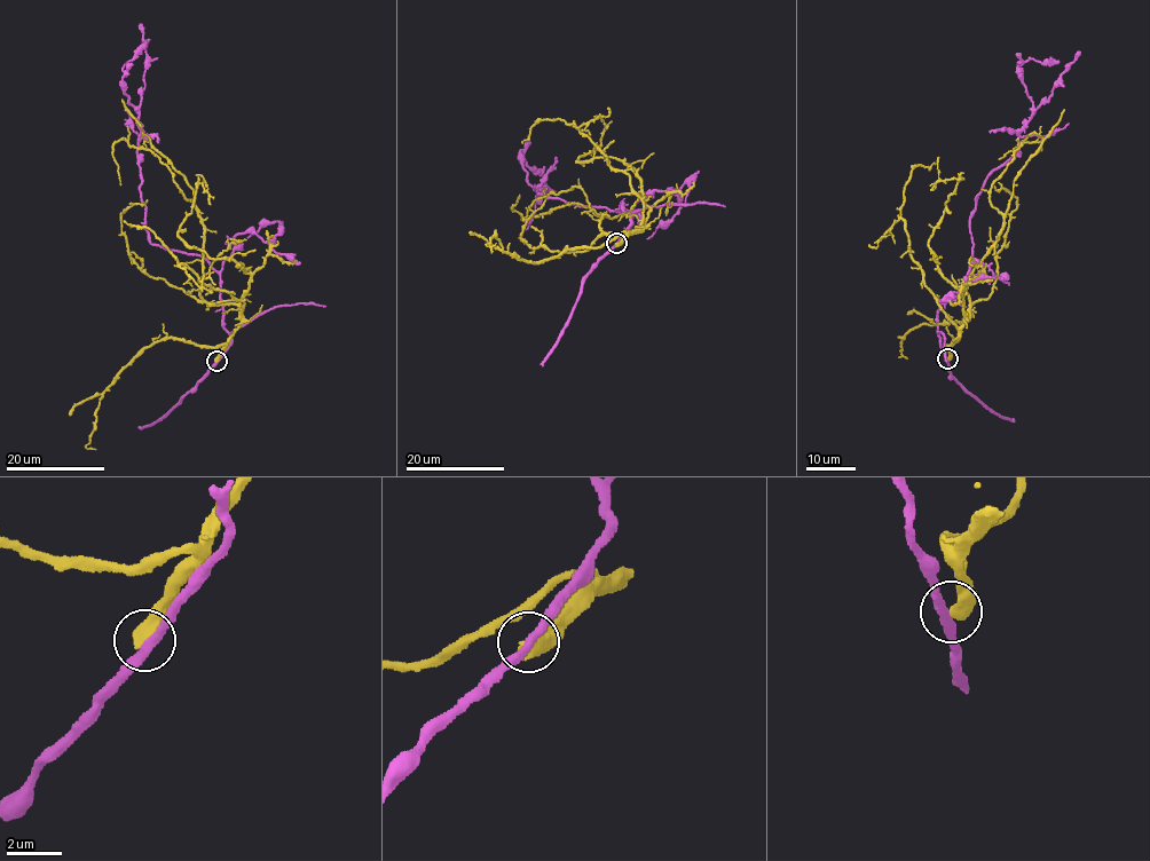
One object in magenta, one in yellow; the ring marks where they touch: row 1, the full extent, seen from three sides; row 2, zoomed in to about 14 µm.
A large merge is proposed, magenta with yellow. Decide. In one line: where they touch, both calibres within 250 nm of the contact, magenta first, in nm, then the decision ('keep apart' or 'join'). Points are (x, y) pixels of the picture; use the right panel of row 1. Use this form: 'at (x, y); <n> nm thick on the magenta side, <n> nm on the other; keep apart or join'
at (947, 358); 320 nm thick on the magenta side, 600 nm on the other; keep apart

